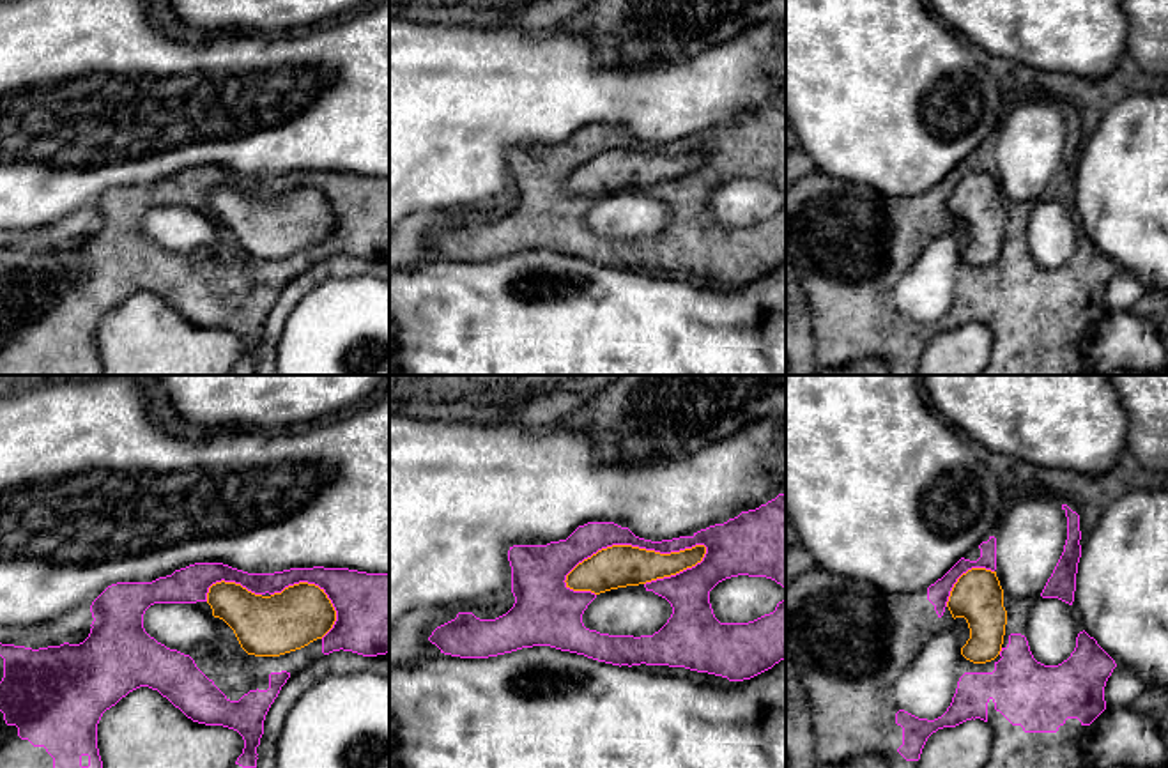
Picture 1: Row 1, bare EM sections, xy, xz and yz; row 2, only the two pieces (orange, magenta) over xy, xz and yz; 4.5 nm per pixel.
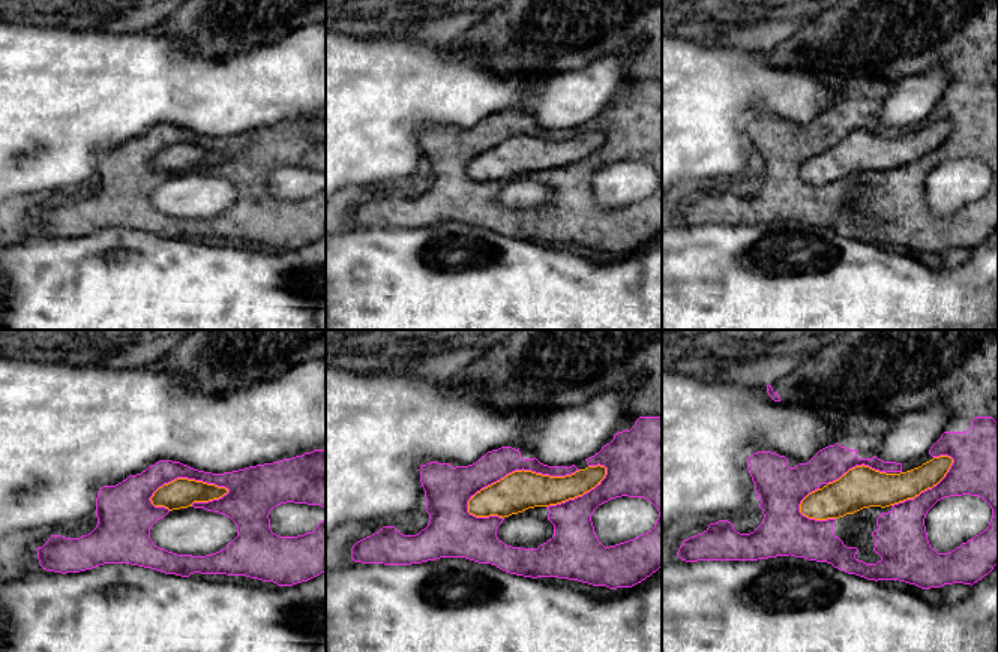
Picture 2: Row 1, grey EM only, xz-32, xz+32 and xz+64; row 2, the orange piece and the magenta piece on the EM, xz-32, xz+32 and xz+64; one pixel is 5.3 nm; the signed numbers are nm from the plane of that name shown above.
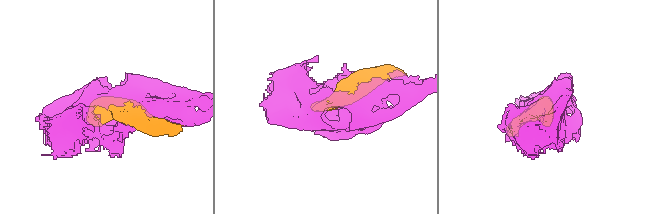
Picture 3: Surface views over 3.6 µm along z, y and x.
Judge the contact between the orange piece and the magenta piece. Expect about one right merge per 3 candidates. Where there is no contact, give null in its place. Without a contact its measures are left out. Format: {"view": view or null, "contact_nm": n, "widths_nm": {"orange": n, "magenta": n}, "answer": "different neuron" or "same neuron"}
{"view": "xz", "contact_nm": 650, "widths_nm": {"orange": 190, "magenta": 140}, "answer": "different neuron"}

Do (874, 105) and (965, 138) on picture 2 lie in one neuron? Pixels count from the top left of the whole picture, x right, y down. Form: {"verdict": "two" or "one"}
{"verdict": "one"}

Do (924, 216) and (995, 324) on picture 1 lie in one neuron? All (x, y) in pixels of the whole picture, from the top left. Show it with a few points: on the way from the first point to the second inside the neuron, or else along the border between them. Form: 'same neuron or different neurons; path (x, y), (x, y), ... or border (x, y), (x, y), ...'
same neuron; path (889, 266), (885, 308), (906, 330), (945, 324)

